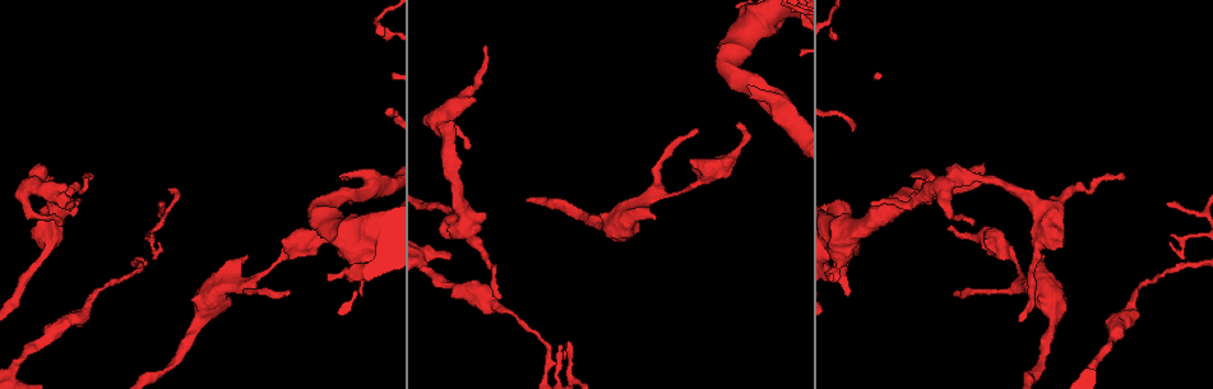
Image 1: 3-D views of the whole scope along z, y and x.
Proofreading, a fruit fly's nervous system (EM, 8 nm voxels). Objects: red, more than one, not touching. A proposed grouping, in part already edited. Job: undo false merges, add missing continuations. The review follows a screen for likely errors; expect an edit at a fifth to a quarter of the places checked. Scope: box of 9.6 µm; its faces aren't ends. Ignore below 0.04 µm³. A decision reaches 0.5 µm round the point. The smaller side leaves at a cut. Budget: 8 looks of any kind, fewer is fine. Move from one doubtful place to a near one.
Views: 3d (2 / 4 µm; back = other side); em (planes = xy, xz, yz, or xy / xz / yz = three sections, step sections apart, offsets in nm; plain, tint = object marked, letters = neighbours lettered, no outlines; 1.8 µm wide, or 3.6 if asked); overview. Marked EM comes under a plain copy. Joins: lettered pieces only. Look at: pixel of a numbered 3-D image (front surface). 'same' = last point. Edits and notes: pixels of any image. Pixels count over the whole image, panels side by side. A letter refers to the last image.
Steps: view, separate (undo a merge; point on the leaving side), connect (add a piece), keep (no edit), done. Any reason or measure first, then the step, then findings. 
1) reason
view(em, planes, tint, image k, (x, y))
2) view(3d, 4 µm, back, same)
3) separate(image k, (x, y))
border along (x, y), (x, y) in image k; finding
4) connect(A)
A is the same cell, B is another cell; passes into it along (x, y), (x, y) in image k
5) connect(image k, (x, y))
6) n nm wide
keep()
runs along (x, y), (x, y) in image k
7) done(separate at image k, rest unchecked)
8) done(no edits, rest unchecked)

end of a long branch
view(em, planes, letters, image 1, (739, 123))

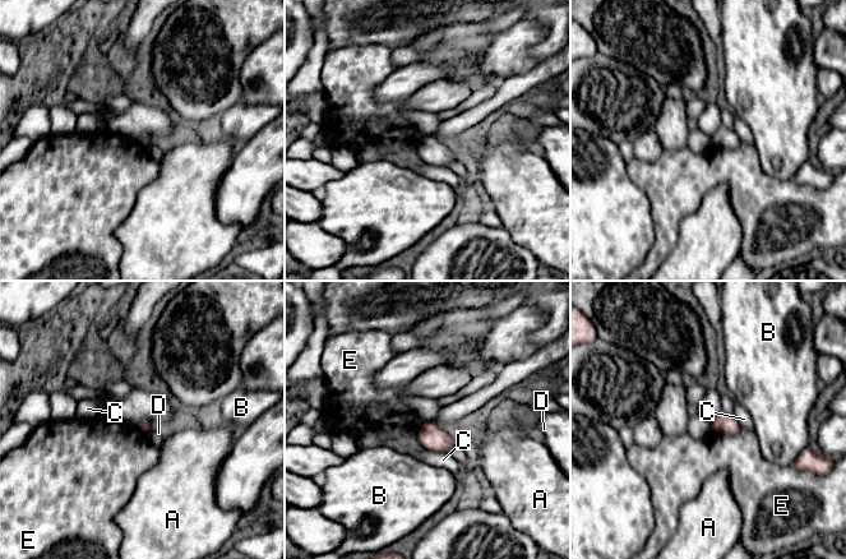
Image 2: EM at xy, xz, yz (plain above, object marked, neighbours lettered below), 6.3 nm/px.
E touches over 190 nm
keep()
A, B, C, D and E are other cells; border along (740, 428), (733, 433), (711, 429) in image 2; no lettered piece goes on from it

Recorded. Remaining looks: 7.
thin end
view(em, planes, letters, image 1, (870, 204))

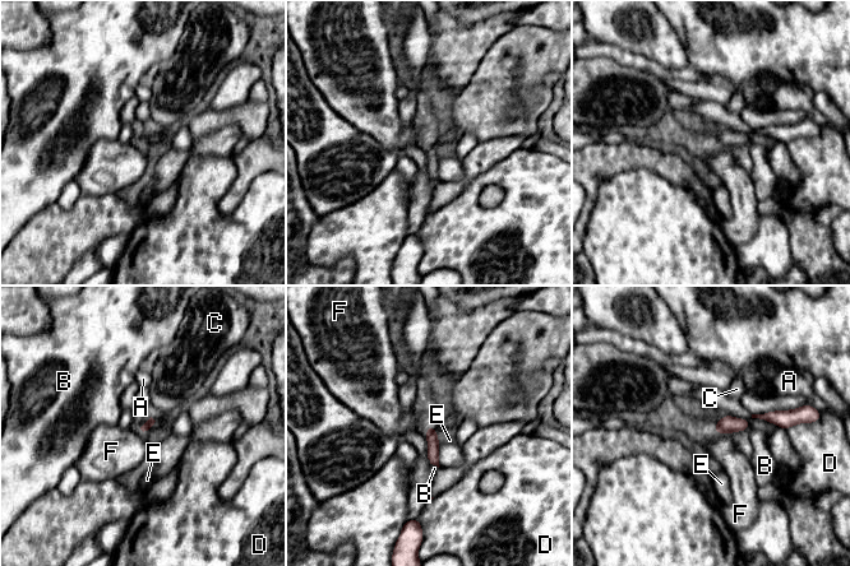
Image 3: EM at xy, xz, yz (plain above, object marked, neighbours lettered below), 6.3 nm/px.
keep()
A, B, C, D, E and F are other cells; border along (711, 428), (728, 436) in image 3; no lettered piece goes on from it

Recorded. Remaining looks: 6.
an open end
view(3d, 2 µm, back, image 1, (972, 223))

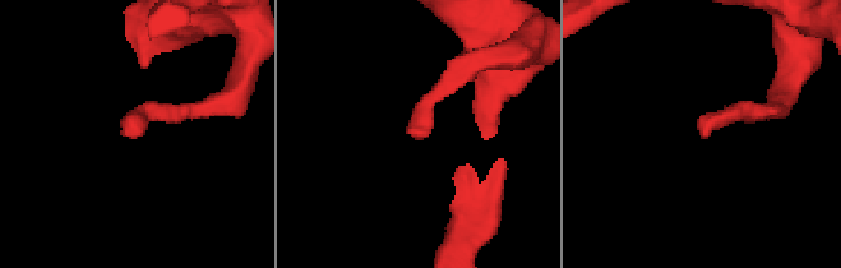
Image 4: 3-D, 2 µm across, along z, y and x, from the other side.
view(em, xz, step 8, letters, image 4, (413, 132))

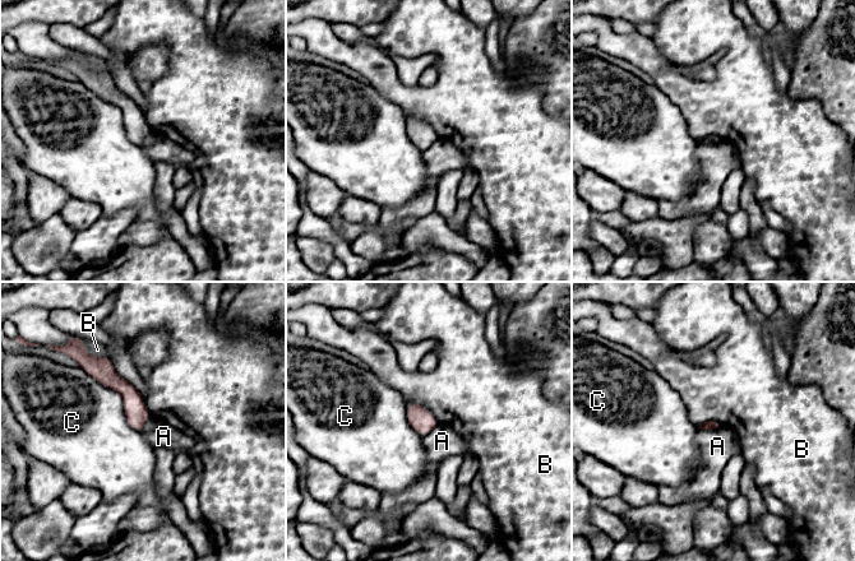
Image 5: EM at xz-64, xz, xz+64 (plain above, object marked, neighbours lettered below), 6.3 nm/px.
C touches over 600 nm
keep()
A, B and C are other cells; runs along (101, 362), (132, 398), (139, 427) in image 5; none of them fits

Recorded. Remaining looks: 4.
done(no edits, rest unchecked)

